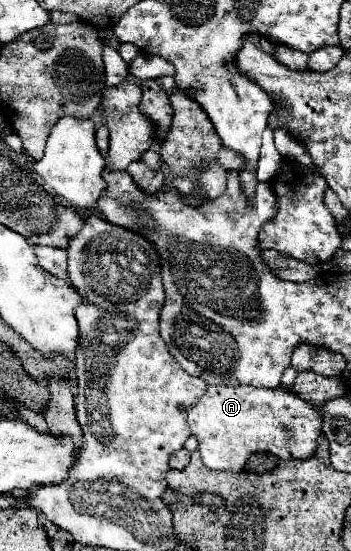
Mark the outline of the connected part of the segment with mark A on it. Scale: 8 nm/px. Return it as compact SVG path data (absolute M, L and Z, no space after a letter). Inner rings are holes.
M209 386L201 400L189 410L191 434L199 440L199 452L205 466L213 470L243 470L245 460L255 452L269 452L281 460L307 460L315 454L323 426L323 412L319 406L307 404L297 394L275 388L253 388L253 386Z

